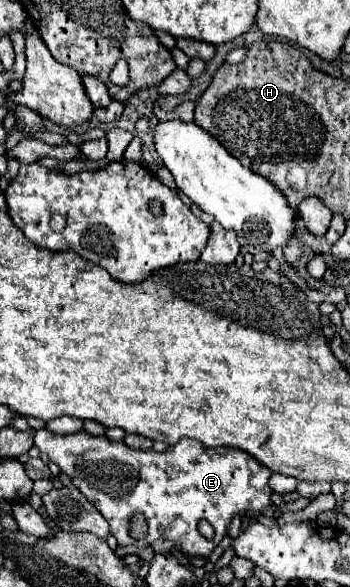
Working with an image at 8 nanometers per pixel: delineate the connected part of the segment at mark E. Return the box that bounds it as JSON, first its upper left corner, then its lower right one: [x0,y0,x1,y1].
[36,429,272,557]

